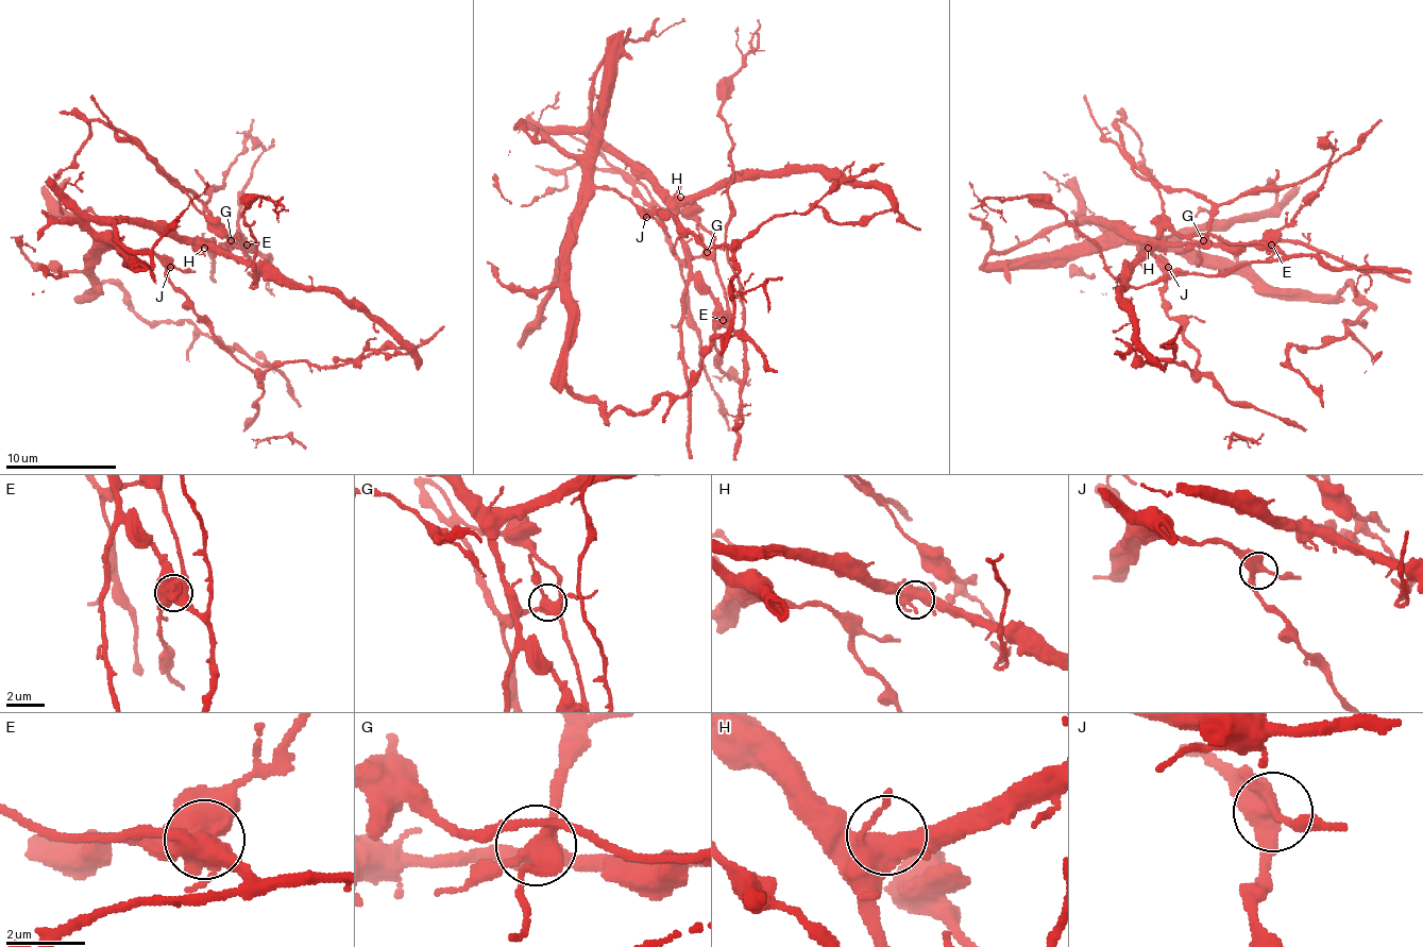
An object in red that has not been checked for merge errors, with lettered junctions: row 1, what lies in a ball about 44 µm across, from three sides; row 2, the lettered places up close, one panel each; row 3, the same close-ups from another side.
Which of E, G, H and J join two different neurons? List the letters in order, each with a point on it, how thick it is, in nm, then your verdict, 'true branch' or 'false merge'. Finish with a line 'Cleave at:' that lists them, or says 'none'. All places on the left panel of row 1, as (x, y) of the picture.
E: place (247, 244); calibre 600 nm; false merge
G: place (231, 240); calibre 400 nm; false merge
H: place (204, 248); calibre 500 nm; true branch
J: place (170, 267); calibre 400 nm; true branch
Cleave at: E, G

